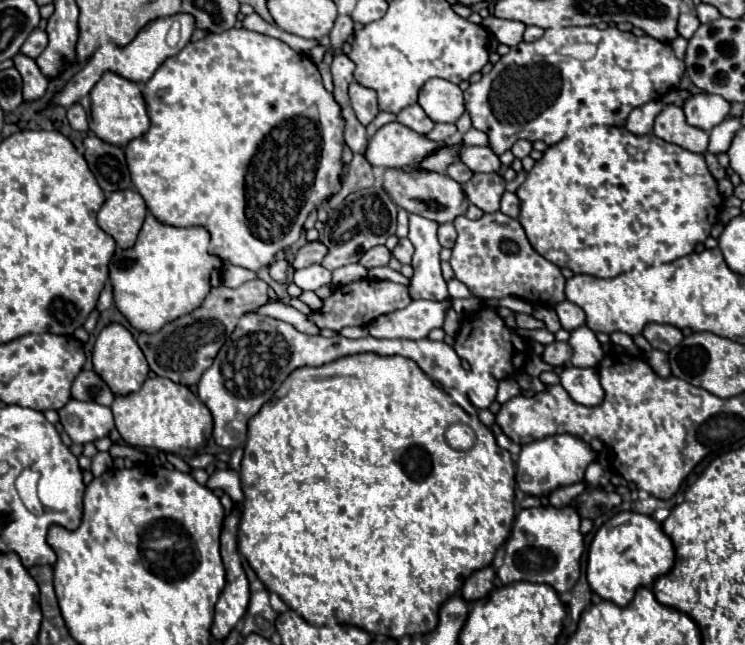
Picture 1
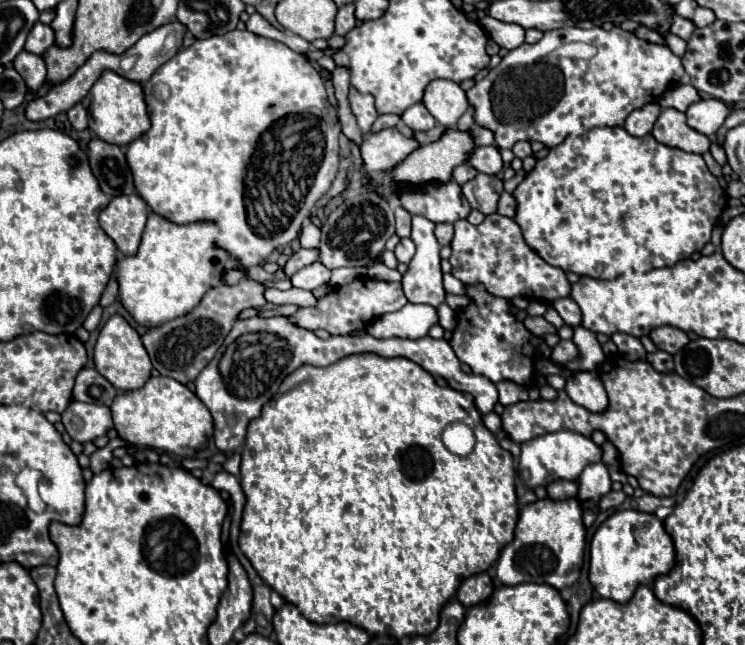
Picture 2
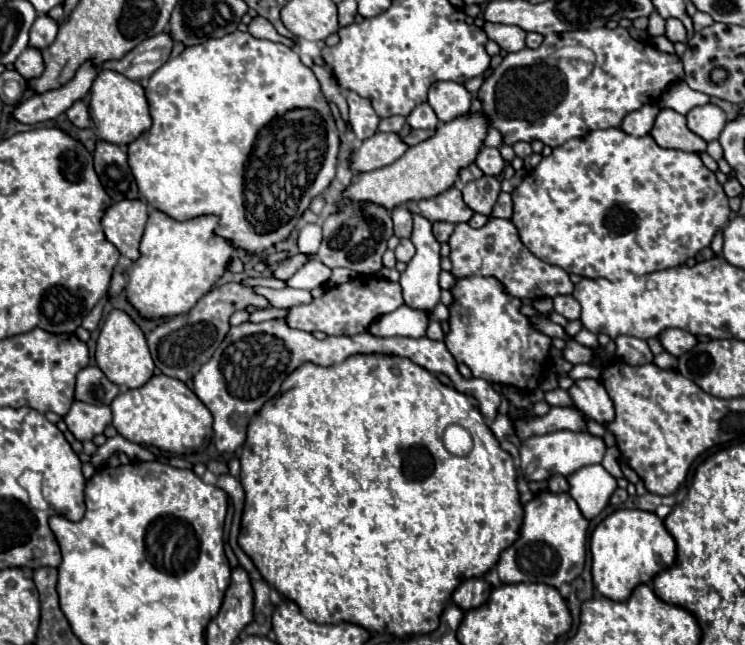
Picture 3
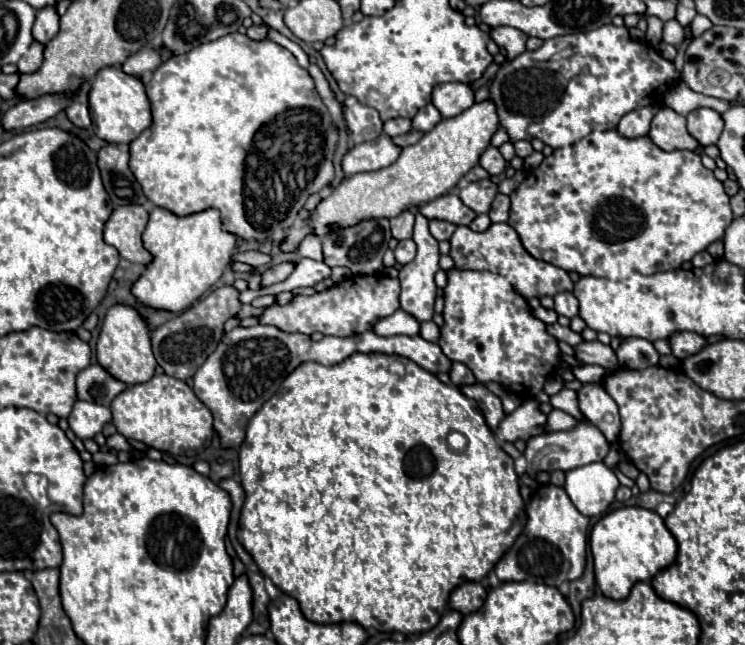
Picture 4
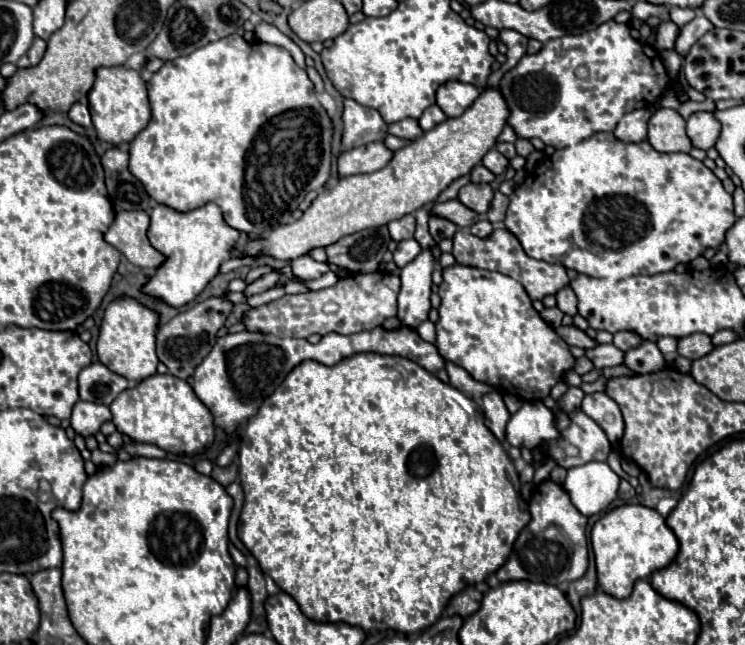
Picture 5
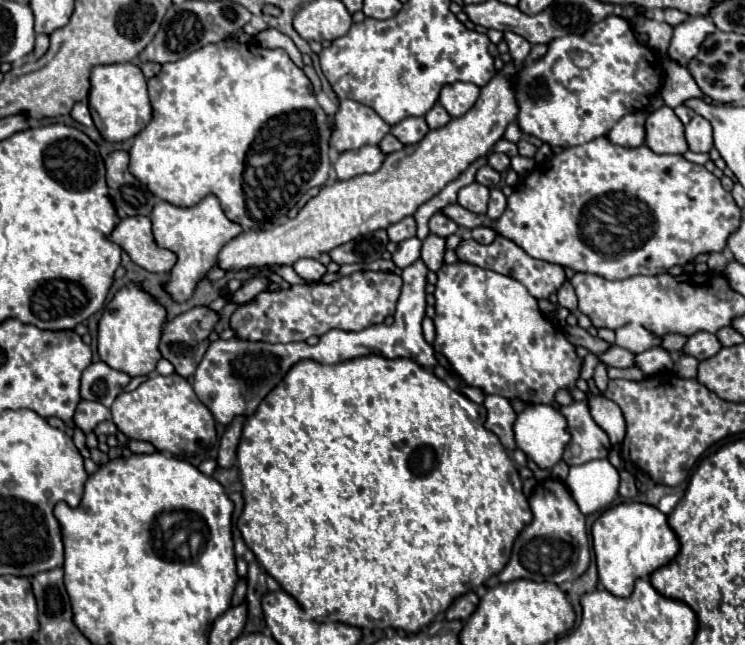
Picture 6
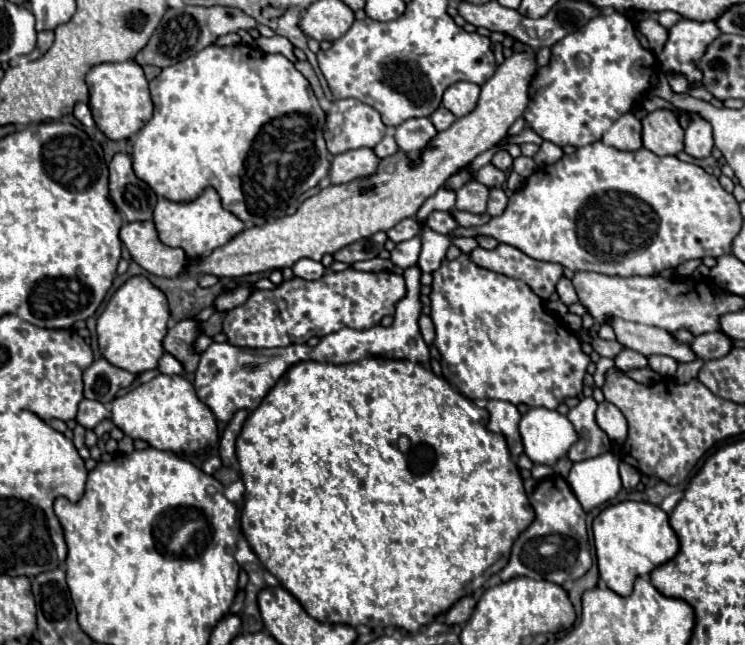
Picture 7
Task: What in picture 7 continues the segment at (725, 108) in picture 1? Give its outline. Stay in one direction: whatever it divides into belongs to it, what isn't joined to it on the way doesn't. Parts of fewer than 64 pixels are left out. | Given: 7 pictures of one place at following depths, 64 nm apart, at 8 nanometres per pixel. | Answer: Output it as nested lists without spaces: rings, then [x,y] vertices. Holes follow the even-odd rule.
[[[698,118],[686,128],[686,140],[684,140],[684,152],[690,154],[692,158],[708,158],[714,148],[714,138],[712,138],[712,126]]]

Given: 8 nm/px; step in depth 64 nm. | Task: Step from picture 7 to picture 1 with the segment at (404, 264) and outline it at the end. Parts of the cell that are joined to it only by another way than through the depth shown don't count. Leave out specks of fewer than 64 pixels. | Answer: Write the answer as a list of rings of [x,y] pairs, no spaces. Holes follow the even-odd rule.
[[[400,238],[398,246],[392,250],[392,254],[402,262],[402,264],[410,264],[412,260],[412,254],[414,254],[414,246],[408,238]]]

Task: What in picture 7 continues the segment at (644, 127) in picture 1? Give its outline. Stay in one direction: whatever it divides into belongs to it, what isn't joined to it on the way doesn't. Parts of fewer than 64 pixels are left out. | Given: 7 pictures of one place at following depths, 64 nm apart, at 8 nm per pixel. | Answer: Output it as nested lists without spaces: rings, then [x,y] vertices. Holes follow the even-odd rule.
[[[624,114],[622,118],[618,118],[612,128],[602,136],[602,142],[606,146],[612,146],[616,150],[624,150],[624,152],[634,152],[642,148],[642,136],[640,136],[640,120],[634,118],[632,114]]]

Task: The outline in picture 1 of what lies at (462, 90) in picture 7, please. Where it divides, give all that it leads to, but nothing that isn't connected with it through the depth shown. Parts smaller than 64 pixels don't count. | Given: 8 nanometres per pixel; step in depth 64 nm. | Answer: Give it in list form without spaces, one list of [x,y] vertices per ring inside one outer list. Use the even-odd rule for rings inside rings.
[[[432,78],[422,86],[418,104],[434,122],[444,124],[454,124],[466,110],[460,86],[444,78]]]

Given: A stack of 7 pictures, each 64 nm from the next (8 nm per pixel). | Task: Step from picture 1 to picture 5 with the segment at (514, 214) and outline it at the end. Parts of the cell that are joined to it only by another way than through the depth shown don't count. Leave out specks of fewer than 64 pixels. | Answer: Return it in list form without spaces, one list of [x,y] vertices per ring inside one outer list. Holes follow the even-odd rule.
[[[500,190],[494,192],[494,198],[492,198],[492,204],[488,208],[488,220],[494,224],[494,226],[500,226],[502,220],[504,220],[504,214],[506,214],[506,208],[508,208],[508,196],[504,196]]]

